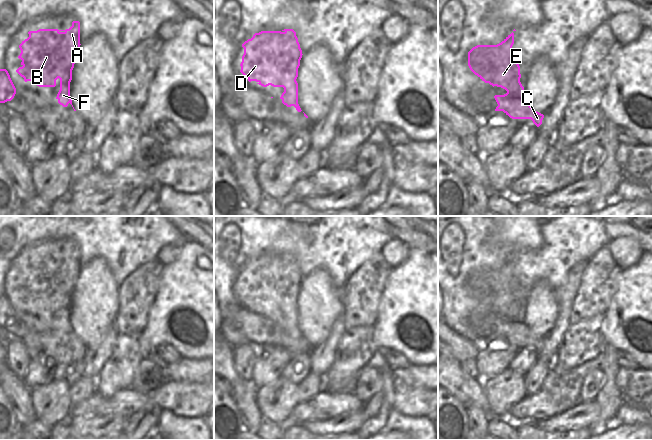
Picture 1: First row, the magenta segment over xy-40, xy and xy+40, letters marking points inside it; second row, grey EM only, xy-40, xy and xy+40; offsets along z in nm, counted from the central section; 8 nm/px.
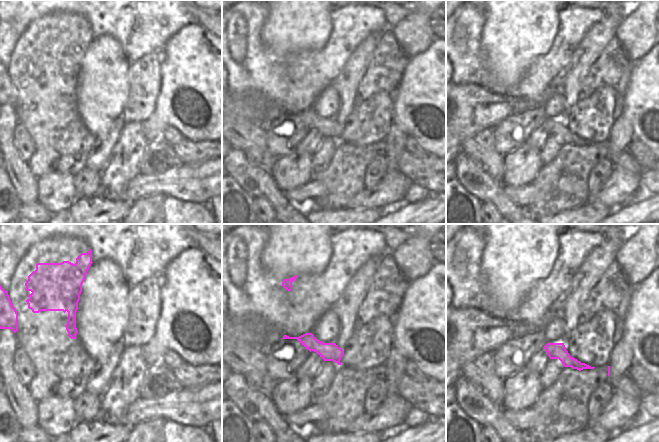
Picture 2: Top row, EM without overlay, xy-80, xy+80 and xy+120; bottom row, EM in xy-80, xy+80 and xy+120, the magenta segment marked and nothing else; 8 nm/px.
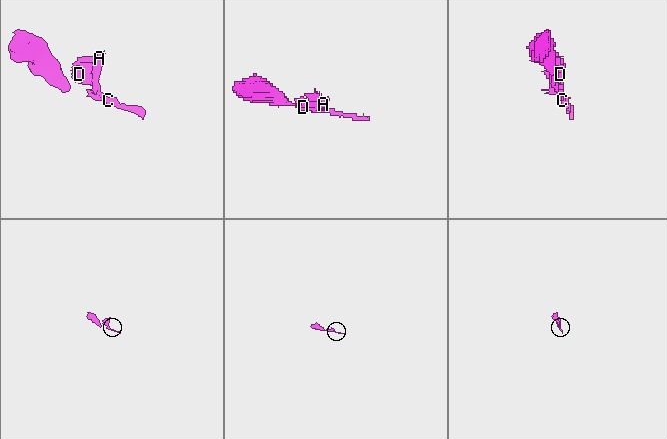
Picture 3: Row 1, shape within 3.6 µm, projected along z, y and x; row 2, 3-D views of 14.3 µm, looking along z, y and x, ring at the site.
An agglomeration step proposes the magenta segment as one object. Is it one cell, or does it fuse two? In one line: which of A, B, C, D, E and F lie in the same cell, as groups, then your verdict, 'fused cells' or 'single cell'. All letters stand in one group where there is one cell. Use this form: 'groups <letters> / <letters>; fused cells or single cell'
groups A B D E F / C; fused cells

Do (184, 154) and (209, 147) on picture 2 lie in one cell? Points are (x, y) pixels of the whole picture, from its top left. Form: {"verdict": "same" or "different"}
{"verdict": "same"}

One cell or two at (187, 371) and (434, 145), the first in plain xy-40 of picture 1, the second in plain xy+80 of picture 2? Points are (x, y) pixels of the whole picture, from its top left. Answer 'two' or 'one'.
two

